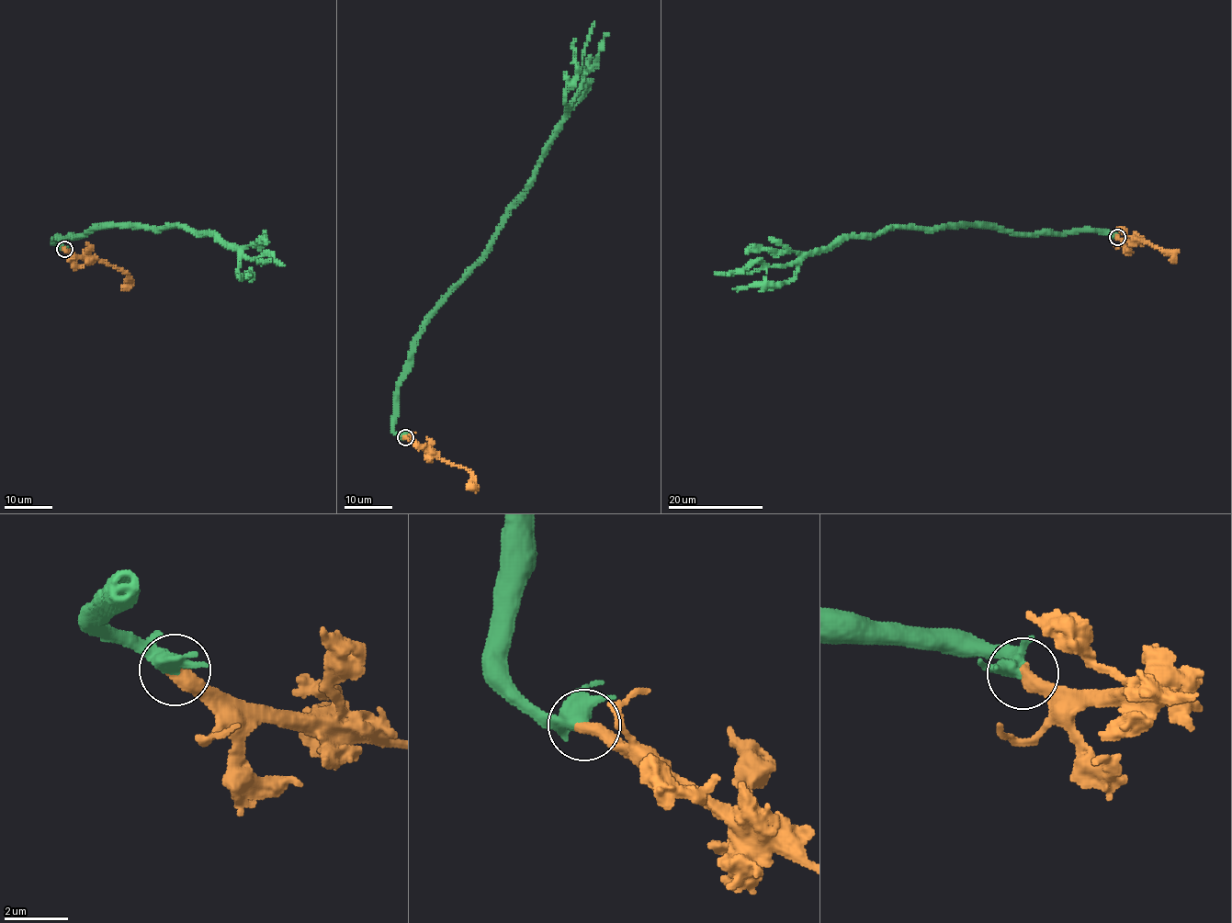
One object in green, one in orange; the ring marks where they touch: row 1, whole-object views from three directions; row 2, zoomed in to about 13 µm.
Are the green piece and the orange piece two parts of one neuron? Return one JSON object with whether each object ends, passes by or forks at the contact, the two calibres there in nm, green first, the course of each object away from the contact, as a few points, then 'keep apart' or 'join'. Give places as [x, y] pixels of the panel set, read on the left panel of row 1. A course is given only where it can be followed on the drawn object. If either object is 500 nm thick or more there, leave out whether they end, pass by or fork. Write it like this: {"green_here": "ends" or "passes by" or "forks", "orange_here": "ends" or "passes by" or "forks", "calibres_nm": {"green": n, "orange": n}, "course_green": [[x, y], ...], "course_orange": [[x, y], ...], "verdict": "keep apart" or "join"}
{"green_here": "forks", "orange_here": "ends", "calibres_nm": {"green": 340, "orange": 480}, "course_green": [[64, 249], [56, 237], [128, 224], [180, 224], [250, 259], [270, 262]], "course_orange": [[64, 249], [74, 254], [91, 255], [122, 269], [129, 281], [121, 290]], "verdict": "join"}

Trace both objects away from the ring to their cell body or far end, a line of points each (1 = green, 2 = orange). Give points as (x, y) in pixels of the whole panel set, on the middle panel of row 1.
1: (405, 437), (394, 431), (394, 391), (411, 343), (488, 247), (530, 180), (576, 93), (593, 22)
2: (405, 437), (446, 461), (465, 468), (471, 475), (474, 487), (466, 488)

